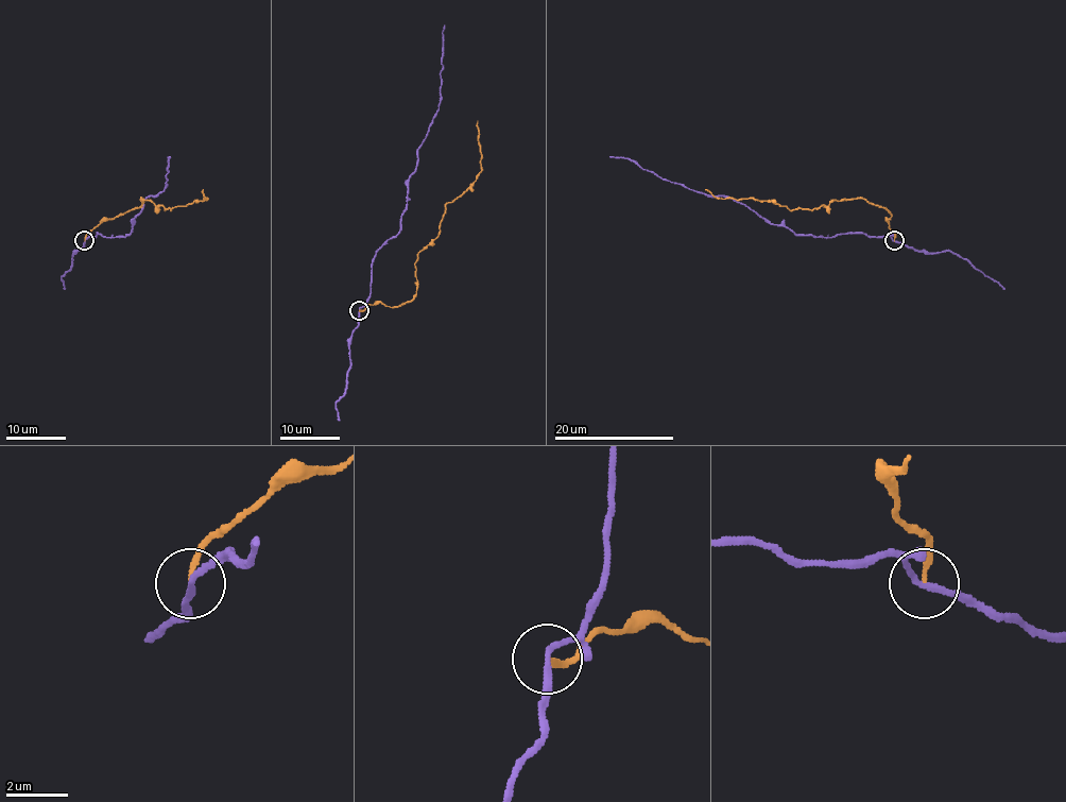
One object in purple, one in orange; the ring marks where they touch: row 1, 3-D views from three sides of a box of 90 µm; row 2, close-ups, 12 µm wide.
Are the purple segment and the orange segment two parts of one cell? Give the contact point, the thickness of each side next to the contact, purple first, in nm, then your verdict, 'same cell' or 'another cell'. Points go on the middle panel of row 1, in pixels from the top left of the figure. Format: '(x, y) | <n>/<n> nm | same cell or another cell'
(359, 310) | 180/150 nm | another cell

